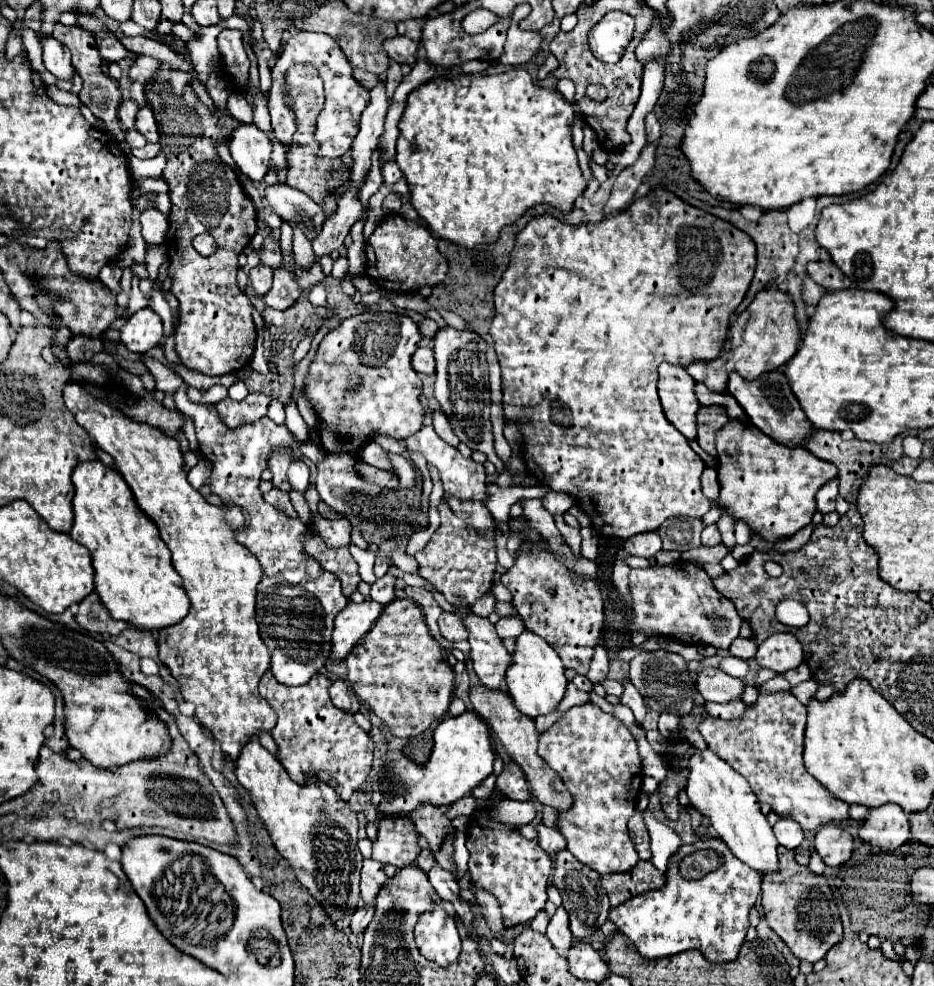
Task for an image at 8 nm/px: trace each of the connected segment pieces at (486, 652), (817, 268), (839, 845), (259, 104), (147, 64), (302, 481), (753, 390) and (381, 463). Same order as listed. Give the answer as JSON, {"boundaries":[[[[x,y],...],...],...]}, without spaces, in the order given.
{"boundaries":[[[[473,612],[463,620],[469,630],[471,662],[481,684],[491,690],[501,690],[505,672],[513,664],[511,654],[505,650],[503,640],[497,636],[495,626],[487,618],[479,618]]],[[[831,260],[823,262],[809,262],[807,264],[807,274],[825,290],[843,290],[849,286],[849,280],[833,266]]],[[[825,824],[817,832],[813,840],[813,848],[827,866],[841,866],[851,858],[853,838],[841,826]]],[[[257,90],[253,98],[253,124],[265,132],[267,136],[271,134],[271,122],[269,122],[269,110],[267,110],[267,100],[261,90]]],[[[137,56],[135,64],[129,68],[129,76],[131,76],[131,82],[139,82],[139,84],[151,84],[151,76],[153,72],[157,72],[159,68],[159,62],[151,56]]],[[[293,460],[289,470],[287,470],[287,478],[293,486],[293,490],[297,492],[305,492],[309,488],[309,468],[303,460]]],[[[779,370],[763,374],[759,382],[745,382],[743,378],[737,378],[735,374],[731,374],[729,392],[737,398],[747,418],[751,420],[751,424],[783,446],[805,446],[809,436],[815,432],[813,424],[805,418],[797,398],[793,396],[787,378]]],[[[369,442],[369,446],[363,446],[361,458],[363,458],[367,464],[375,466],[375,468],[383,468],[383,470],[389,470],[389,472],[395,470],[395,466],[393,466],[391,460],[389,460],[389,452],[383,450],[383,448],[381,448],[379,444],[375,444],[375,442]]]]}

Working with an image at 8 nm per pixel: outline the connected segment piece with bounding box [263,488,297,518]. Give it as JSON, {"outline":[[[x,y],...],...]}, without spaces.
{"outline":[[[273,488],[271,492],[263,494],[263,498],[265,498],[265,502],[269,502],[271,506],[275,506],[277,510],[281,510],[281,512],[289,514],[291,518],[293,518],[293,516],[297,518],[297,512],[293,510],[293,506],[291,506],[291,500],[289,500],[289,494],[287,494],[287,492],[283,492],[283,490],[277,490],[277,488]]]}

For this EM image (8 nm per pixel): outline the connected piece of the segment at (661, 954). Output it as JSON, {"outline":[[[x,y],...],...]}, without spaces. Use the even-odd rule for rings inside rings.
{"outline":[[[707,840],[697,842],[695,848],[683,846],[679,854],[671,858],[665,876],[667,882],[661,890],[637,894],[621,906],[611,908],[609,920],[617,926],[617,930],[637,946],[645,960],[667,958],[685,950],[699,950],[709,962],[715,964],[735,960],[751,926],[749,912],[761,892],[761,874],[749,870],[749,866],[737,860],[725,842]],[[699,848],[715,850],[723,858],[723,864],[699,880],[685,880],[679,876],[681,856],[687,856]]]}

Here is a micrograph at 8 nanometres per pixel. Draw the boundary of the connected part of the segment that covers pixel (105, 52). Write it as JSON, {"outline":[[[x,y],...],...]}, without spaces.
{"outline":[[[99,34],[99,56],[105,64],[113,64],[119,62],[127,56],[127,50],[123,48],[123,44],[117,42],[117,38],[113,38],[113,34]]]}

